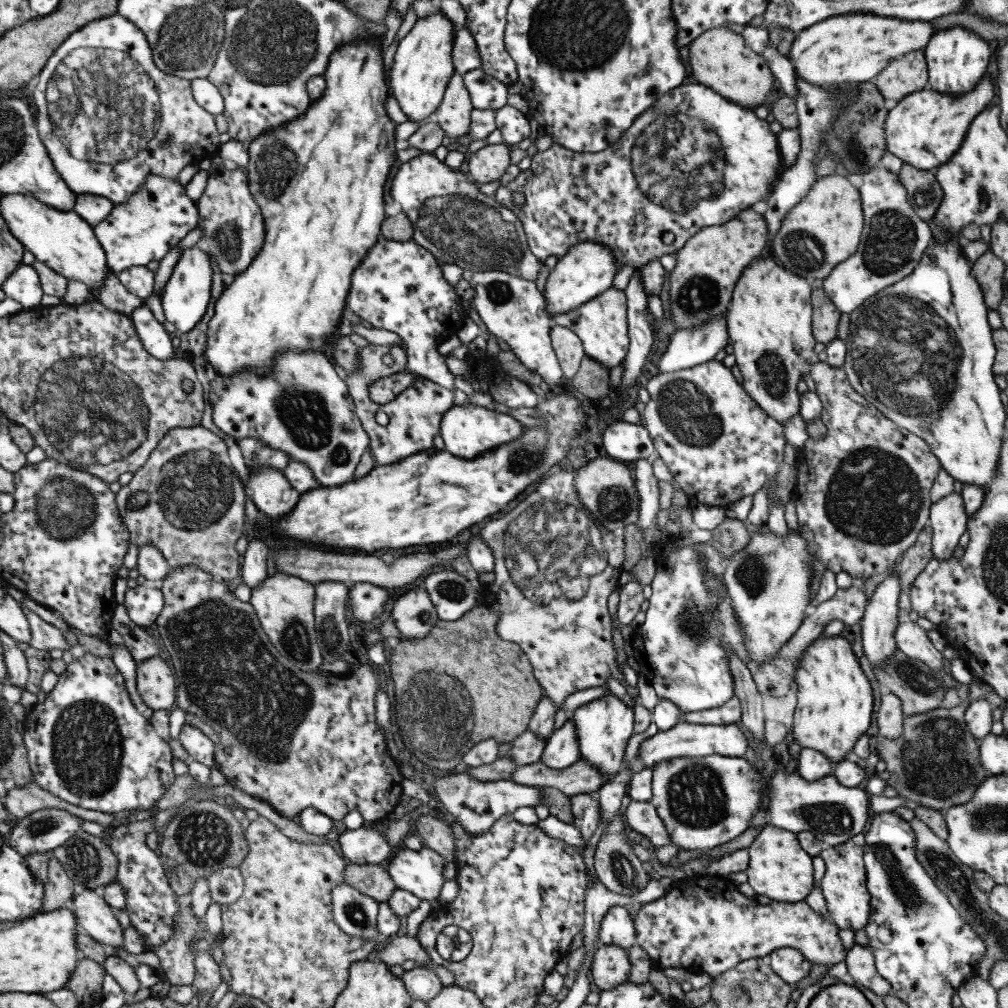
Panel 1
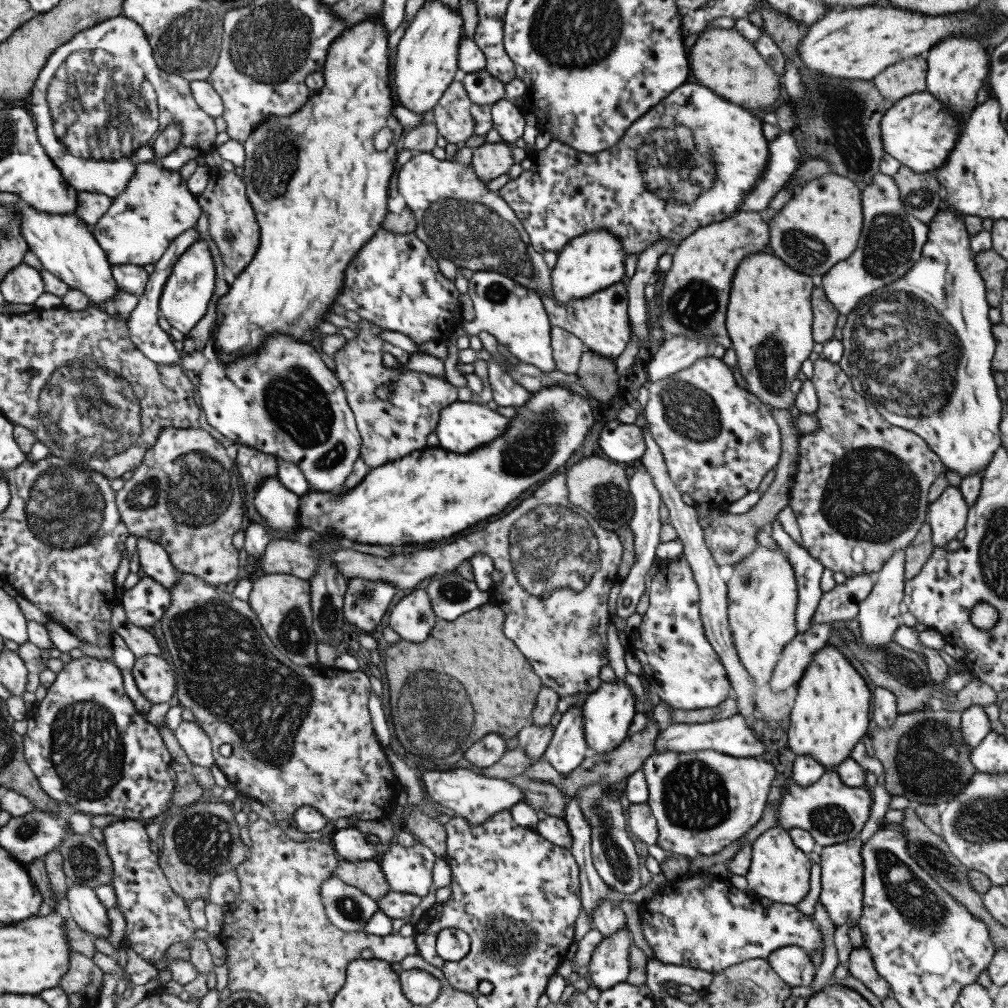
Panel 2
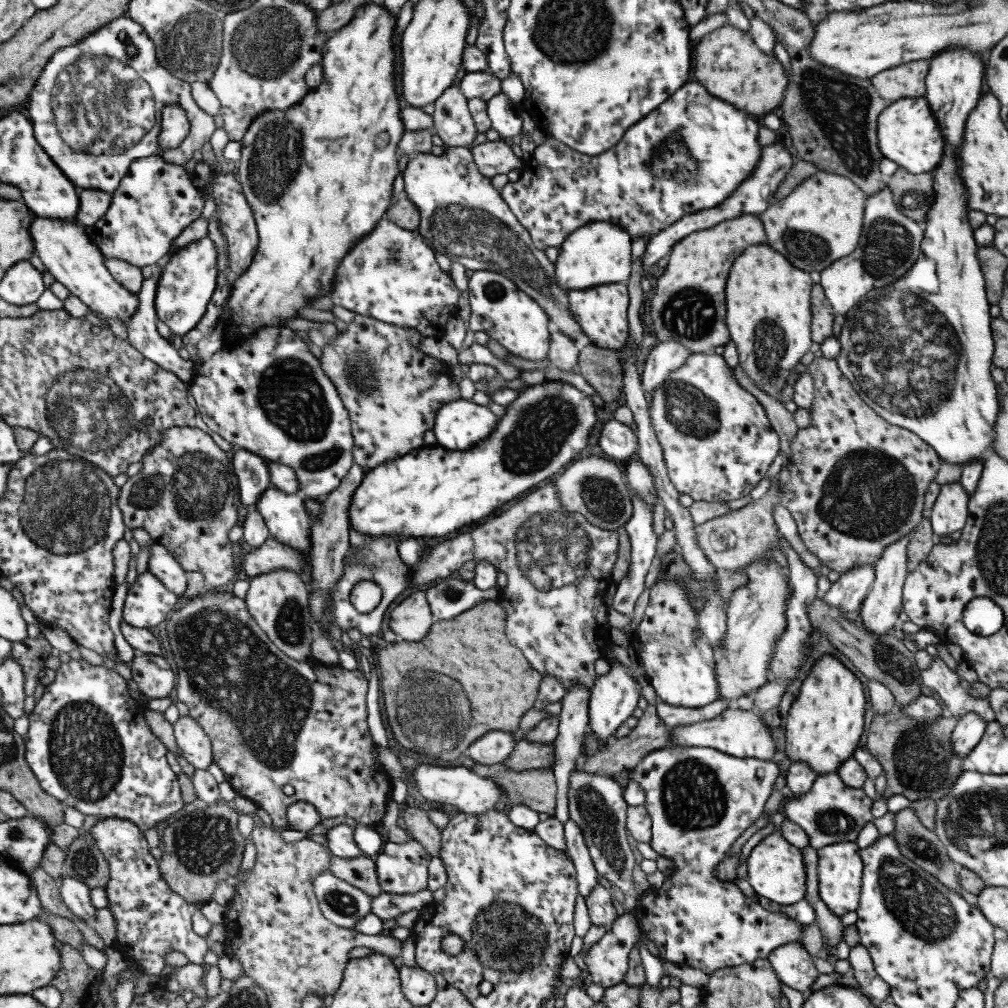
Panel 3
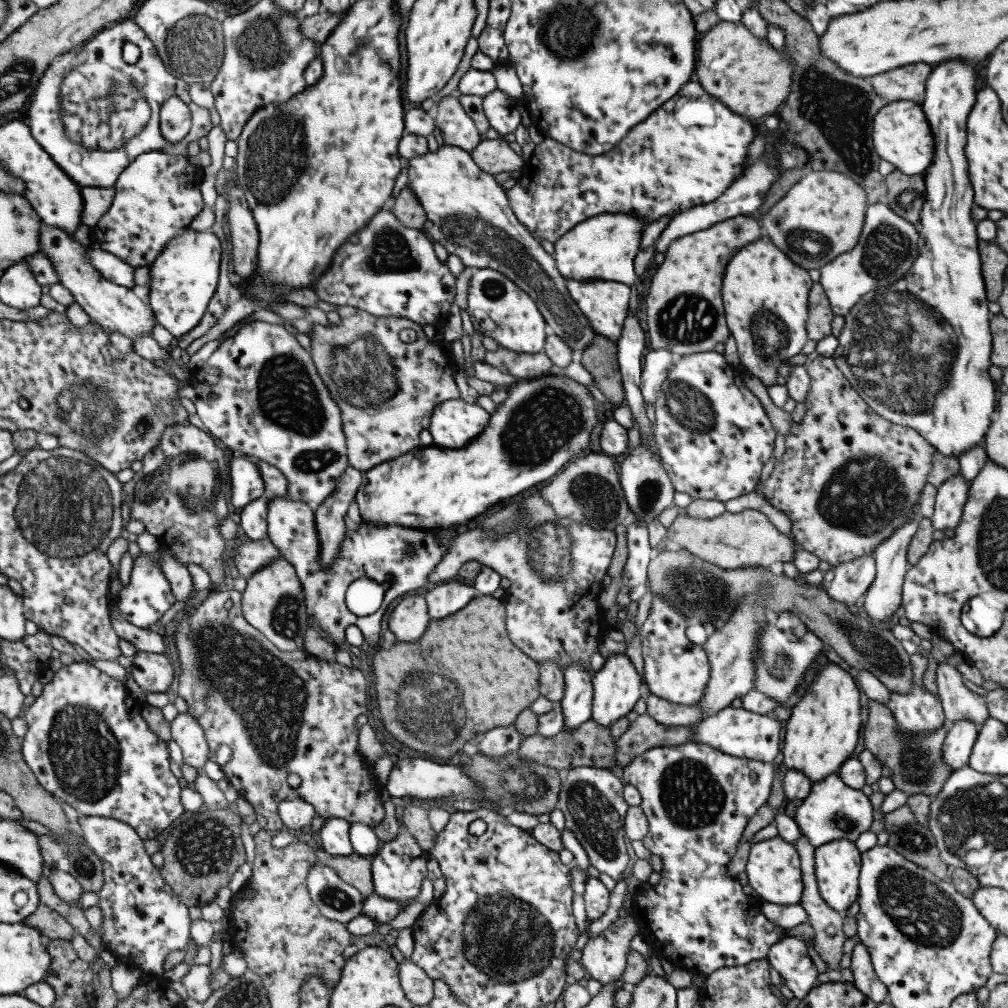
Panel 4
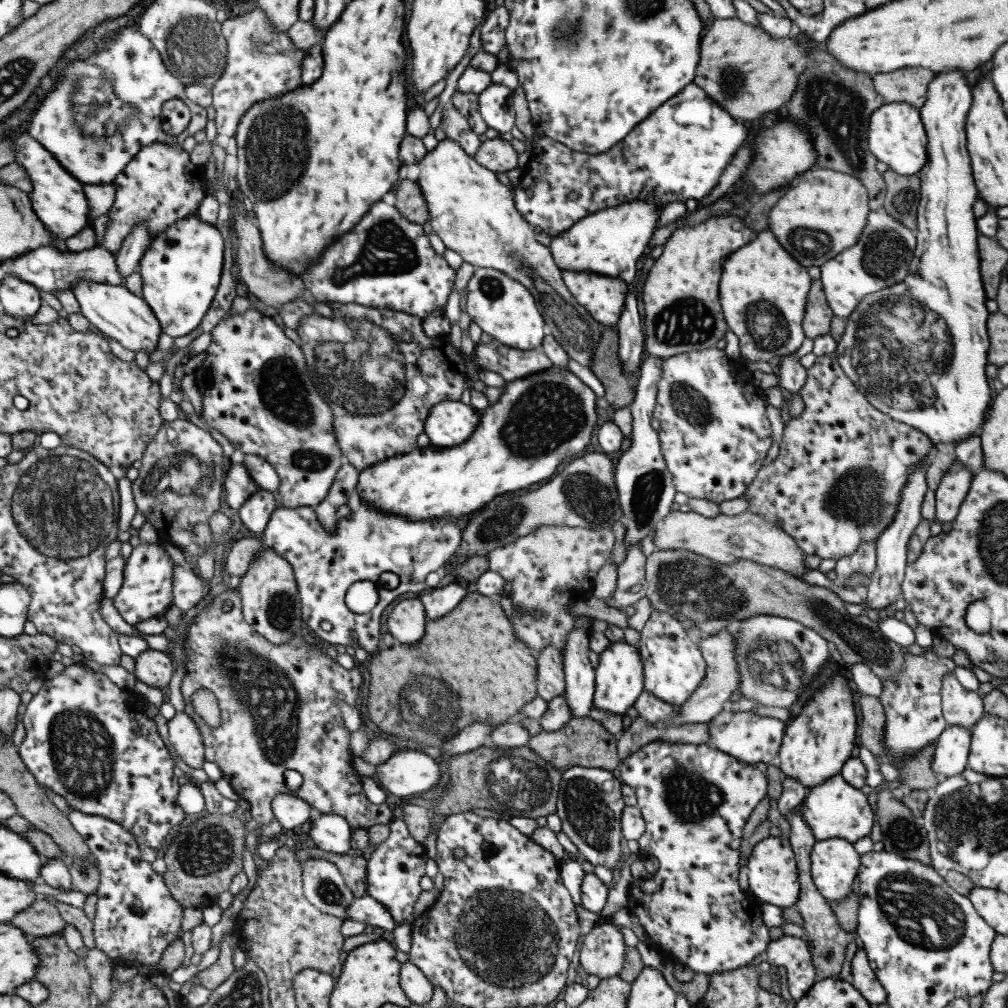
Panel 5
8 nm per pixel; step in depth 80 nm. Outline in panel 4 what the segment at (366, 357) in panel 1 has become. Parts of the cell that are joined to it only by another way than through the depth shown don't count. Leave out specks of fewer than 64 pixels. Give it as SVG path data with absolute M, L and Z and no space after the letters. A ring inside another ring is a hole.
M339 306L339 317L341 322L337 325L313 326L313 330L308 334L311 343L309 357L320 378L325 379L335 402L340 407L347 464L355 470L364 471L420 446L418 434L428 429L435 405L459 399L459 391L452 377L455 376L457 367L452 354L447 354L447 350L441 346L433 346L433 340L424 335L422 326L411 320L372 316L351 306ZM403 329L411 329L417 334L417 338L409 345L398 339L398 332ZM359 336L372 336L372 339L377 340L381 350L385 350L394 366L396 391L386 398L385 402L380 402L376 406L353 406L345 402L340 396L336 396L336 386L330 380L331 365L335 364L333 346L347 346Z

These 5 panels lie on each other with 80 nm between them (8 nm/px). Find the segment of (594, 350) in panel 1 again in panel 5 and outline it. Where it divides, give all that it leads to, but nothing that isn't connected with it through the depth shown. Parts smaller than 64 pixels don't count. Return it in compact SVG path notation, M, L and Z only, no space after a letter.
M562 270L561 276L569 294L573 296L579 306L585 308L585 311L595 322L605 328L616 328L617 320L619 320L621 312L623 312L623 306L625 306L625 294L629 292L625 282L621 282L620 278L583 271Z

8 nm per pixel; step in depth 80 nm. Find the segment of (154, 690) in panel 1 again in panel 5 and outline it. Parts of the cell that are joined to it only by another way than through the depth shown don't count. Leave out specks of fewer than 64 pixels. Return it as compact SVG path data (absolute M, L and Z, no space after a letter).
M147 648L134 658L134 669L135 680L160 689L169 682L173 662L166 653Z

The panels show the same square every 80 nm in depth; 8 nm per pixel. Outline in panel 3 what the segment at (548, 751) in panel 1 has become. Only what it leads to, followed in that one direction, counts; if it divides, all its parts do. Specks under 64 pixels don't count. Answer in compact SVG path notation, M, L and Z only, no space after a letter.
M575 683L569 686L563 698L560 700L560 713L558 714L558 733L554 738L554 760L551 770L556 784L556 806L552 816L562 825L569 818L567 811L567 788L569 786L569 774L573 772L581 763L582 756L582 736L588 730L588 698L590 691L585 685Z

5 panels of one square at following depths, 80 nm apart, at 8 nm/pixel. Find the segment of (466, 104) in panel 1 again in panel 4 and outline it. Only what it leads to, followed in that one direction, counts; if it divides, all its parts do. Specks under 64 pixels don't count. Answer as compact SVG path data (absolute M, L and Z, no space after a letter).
M456 93L444 96L440 100L438 105L433 107L431 114L444 144L471 152L480 141L473 120L461 108Z

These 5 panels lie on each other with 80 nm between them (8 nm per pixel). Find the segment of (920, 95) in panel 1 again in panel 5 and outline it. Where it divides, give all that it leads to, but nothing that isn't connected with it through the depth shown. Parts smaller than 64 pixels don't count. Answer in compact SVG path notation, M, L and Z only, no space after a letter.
M906 102L884 103L869 115L867 148L871 154L887 164L887 168L901 176L915 175L927 162L927 137L920 121L918 109Z

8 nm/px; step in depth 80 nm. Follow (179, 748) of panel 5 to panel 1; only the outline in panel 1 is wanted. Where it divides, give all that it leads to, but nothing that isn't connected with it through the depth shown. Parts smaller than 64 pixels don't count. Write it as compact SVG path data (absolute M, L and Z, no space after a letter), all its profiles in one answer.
M184 723L177 735L177 739L190 760L209 768L215 766L213 756L214 744L199 729Z

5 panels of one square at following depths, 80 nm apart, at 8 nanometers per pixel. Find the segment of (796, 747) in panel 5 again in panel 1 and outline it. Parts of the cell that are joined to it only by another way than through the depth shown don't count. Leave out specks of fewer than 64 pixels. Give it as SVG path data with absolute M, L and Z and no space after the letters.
M842 636L816 638L801 656L794 680L797 702L793 712L791 736L800 748L820 752L837 764L851 752L855 741L871 724L873 694L869 680L855 660L848 640Z

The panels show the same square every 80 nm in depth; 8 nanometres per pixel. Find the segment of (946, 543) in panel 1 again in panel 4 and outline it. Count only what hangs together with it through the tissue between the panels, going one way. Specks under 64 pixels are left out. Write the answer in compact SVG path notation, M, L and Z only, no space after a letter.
M958 473L947 478L936 488L934 494L934 511L930 524L935 530L955 528L967 498L968 484Z

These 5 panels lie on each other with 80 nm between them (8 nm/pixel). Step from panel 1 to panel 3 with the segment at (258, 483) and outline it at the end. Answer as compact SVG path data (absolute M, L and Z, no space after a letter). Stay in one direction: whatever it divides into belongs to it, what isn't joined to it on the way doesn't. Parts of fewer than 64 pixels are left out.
M269 486L261 493L254 506L261 513L265 526L268 528L269 536L281 544L298 550L303 555L305 568L302 568L301 579L309 588L309 582L312 578L312 570L309 564L310 540L308 539L311 518L304 507L304 501L305 499L301 495L285 494L277 490L275 486Z

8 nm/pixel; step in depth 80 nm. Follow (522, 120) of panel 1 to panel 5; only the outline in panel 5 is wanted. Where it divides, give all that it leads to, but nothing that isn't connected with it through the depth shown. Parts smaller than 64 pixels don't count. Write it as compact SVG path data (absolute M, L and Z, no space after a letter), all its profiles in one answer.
M487 86L477 95L477 104L484 123L498 134L513 128L512 90L507 86Z

